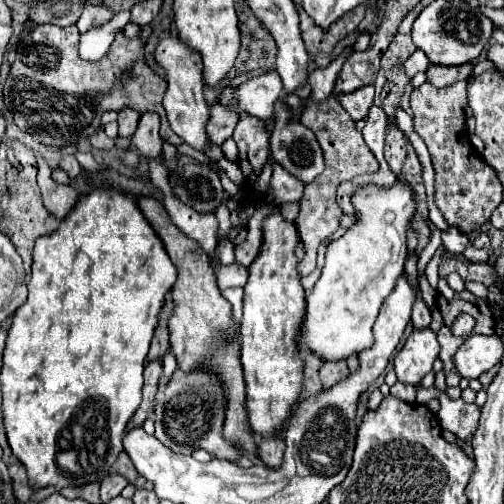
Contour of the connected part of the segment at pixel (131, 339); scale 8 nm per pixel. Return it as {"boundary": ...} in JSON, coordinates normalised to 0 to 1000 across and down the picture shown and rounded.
{"boundary":[[[216,367],[181,375],[177,387],[157,395],[149,415],[125,435],[125,442],[117,446],[109,462],[89,466],[69,478],[65,530],[62,530],[62,554],[58,554],[58,589],[50,605],[42,605],[22,629],[22,649],[14,657],[10,700],[6,700],[6,732],[2,732],[2,780],[6,780],[2,819],[6,819],[14,875],[26,903],[54,931],[58,962],[65,966],[65,974],[85,970],[85,966],[109,966],[113,974],[129,966],[161,966],[185,954],[200,954],[216,938],[232,903],[244,895],[240,871],[248,863],[252,835],[260,831],[260,823],[280,800],[288,708],[292,708],[296,681],[312,645],[315,613],[327,597],[327,581],[339,573],[347,554],[351,554],[351,534],[339,522],[335,506],[327,502],[323,482],[315,478],[312,462],[300,454],[300,446],[276,419],[272,403],[260,391],[236,383],[236,375],[224,375]]]}

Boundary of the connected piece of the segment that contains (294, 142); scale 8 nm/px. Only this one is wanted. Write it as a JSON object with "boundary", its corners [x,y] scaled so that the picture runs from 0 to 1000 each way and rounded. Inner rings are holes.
{"boundary":[[[558,200],[546,204],[546,256],[542,256],[542,268],[538,268],[538,300],[542,300],[542,312],[546,319],[569,335],[581,351],[589,351],[593,359],[601,363],[613,363],[621,359],[629,347],[637,347],[645,323],[641,323],[641,304],[637,304],[637,292],[621,268],[617,256],[601,252],[597,244],[589,240],[573,240],[577,236],[577,224],[573,224],[573,212]]]}

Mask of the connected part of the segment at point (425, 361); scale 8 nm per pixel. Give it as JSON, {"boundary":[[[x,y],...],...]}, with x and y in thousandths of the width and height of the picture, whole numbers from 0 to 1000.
{"boundary":[[[819,653],[800,692],[780,712],[788,752],[796,760],[831,760],[859,728],[859,716],[871,704],[867,665],[847,653]]]}

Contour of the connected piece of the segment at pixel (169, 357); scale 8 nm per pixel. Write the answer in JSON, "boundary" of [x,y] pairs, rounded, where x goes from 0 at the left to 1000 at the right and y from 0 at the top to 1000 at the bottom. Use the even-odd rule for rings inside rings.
{"boundary":[[[339,696],[329,698],[323,708],[323,742],[315,760],[317,774],[323,772],[323,764],[331,760],[335,748],[339,748],[339,744],[351,730],[347,704]]]}

